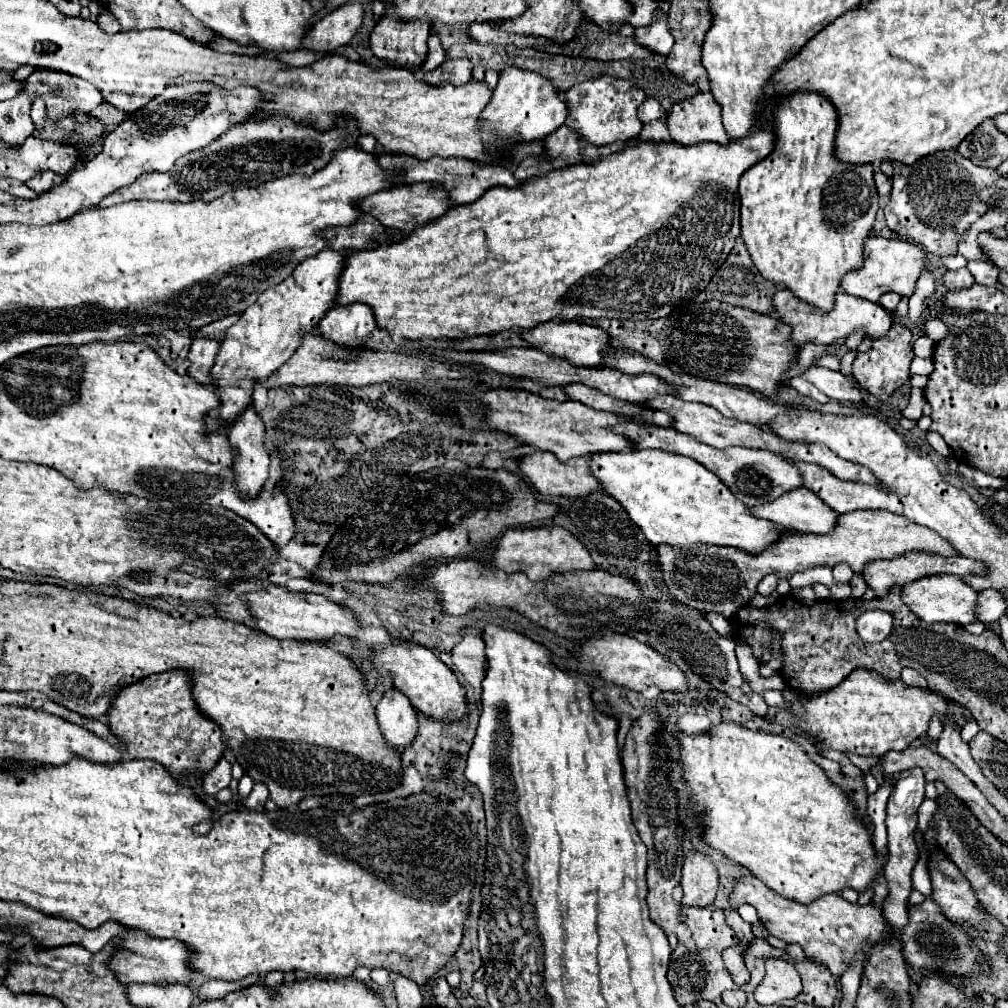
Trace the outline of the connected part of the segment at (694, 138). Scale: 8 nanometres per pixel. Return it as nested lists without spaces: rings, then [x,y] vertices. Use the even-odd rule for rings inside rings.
[[[698,92],[684,102],[676,102],[666,116],[666,126],[672,140],[686,146],[702,142],[730,142],[720,120],[720,104],[714,100],[712,92]]]

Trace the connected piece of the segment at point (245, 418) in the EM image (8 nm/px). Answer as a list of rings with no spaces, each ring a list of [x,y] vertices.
[[[252,406],[228,428],[230,446],[236,450],[236,462],[232,466],[236,474],[236,492],[242,498],[258,496],[268,478],[270,458],[262,442],[264,432],[264,424]]]

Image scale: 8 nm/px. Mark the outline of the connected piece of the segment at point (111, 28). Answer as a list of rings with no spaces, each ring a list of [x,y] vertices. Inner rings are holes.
[[[102,10],[102,14],[98,16],[98,26],[104,30],[104,32],[120,32],[120,24],[116,22],[116,18],[112,16],[112,12],[108,10]]]

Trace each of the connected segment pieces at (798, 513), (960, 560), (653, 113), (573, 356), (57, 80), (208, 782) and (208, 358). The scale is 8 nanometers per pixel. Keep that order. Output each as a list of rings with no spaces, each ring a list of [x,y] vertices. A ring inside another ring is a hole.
[[[804,488],[786,492],[780,498],[766,502],[764,506],[752,506],[750,514],[770,520],[790,532],[814,534],[830,532],[838,518],[838,514],[824,506],[824,502],[814,492]]]
[[[902,554],[900,558],[892,558],[892,560],[880,560],[880,562],[868,562],[868,566],[864,566],[862,576],[868,584],[868,588],[872,588],[876,592],[876,596],[886,596],[888,590],[892,586],[902,586],[906,582],[914,582],[922,576],[930,576],[930,574],[956,574],[956,576],[968,576],[968,574],[984,574],[984,564],[964,558],[964,556],[940,556],[940,554]]]
[[[646,98],[646,102],[642,102],[640,110],[638,110],[638,118],[646,124],[646,122],[652,122],[652,120],[660,120],[666,116],[666,110],[660,106],[660,102],[652,100],[652,98]]]
[[[544,322],[532,330],[522,330],[520,338],[526,340],[532,348],[542,350],[544,354],[566,358],[576,366],[600,366],[604,358],[604,348],[608,348],[608,336],[604,330],[578,322]]]
[[[52,70],[32,72],[22,92],[32,100],[42,98],[46,104],[46,114],[50,120],[62,120],[72,114],[90,114],[98,104],[102,104],[102,94],[90,82]]]
[[[222,758],[222,760],[202,778],[202,780],[204,780],[204,792],[212,796],[212,794],[220,792],[222,788],[226,788],[226,786],[230,784],[230,780],[232,780],[230,770],[232,770],[232,764]]]
[[[194,338],[192,340],[190,354],[188,354],[188,358],[192,362],[190,364],[190,376],[196,382],[200,382],[204,386],[210,386],[210,388],[214,388],[212,378],[210,378],[210,368],[214,366],[216,354],[218,354],[216,340],[212,340],[212,338],[208,338],[208,340],[206,338]]]

